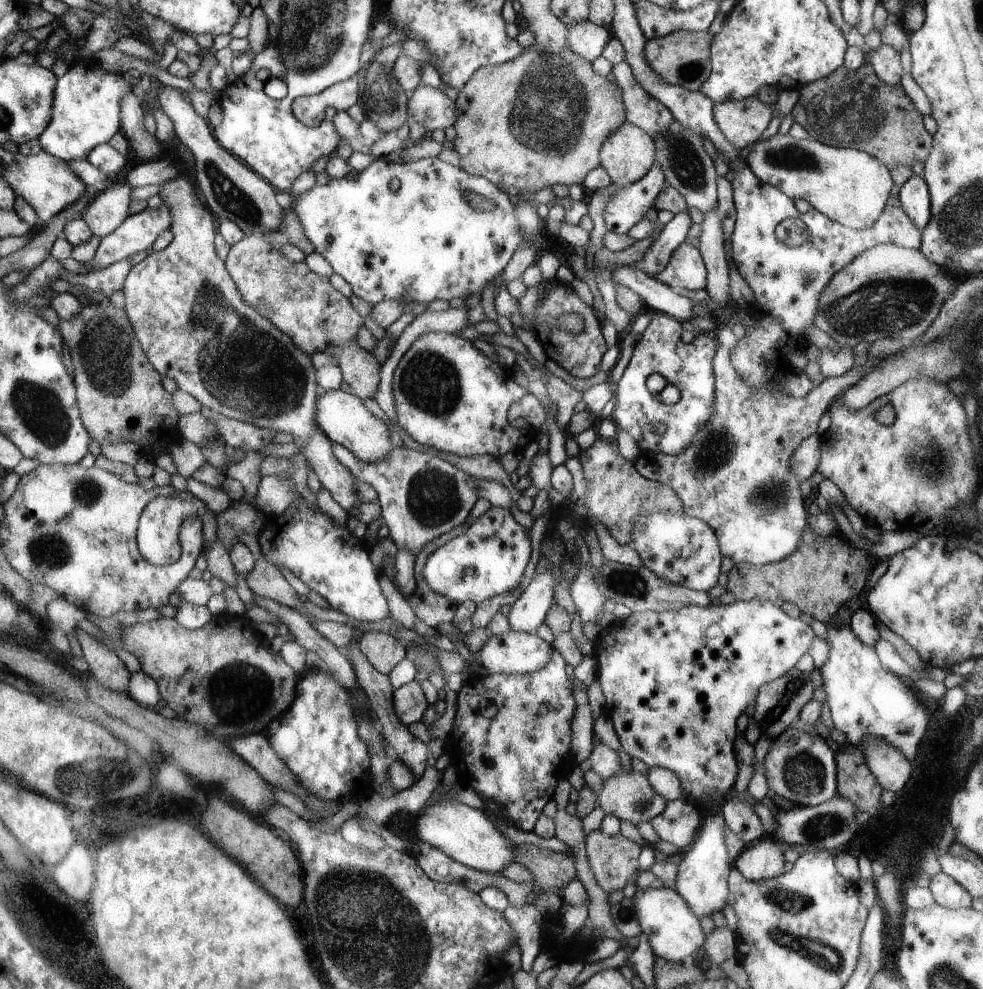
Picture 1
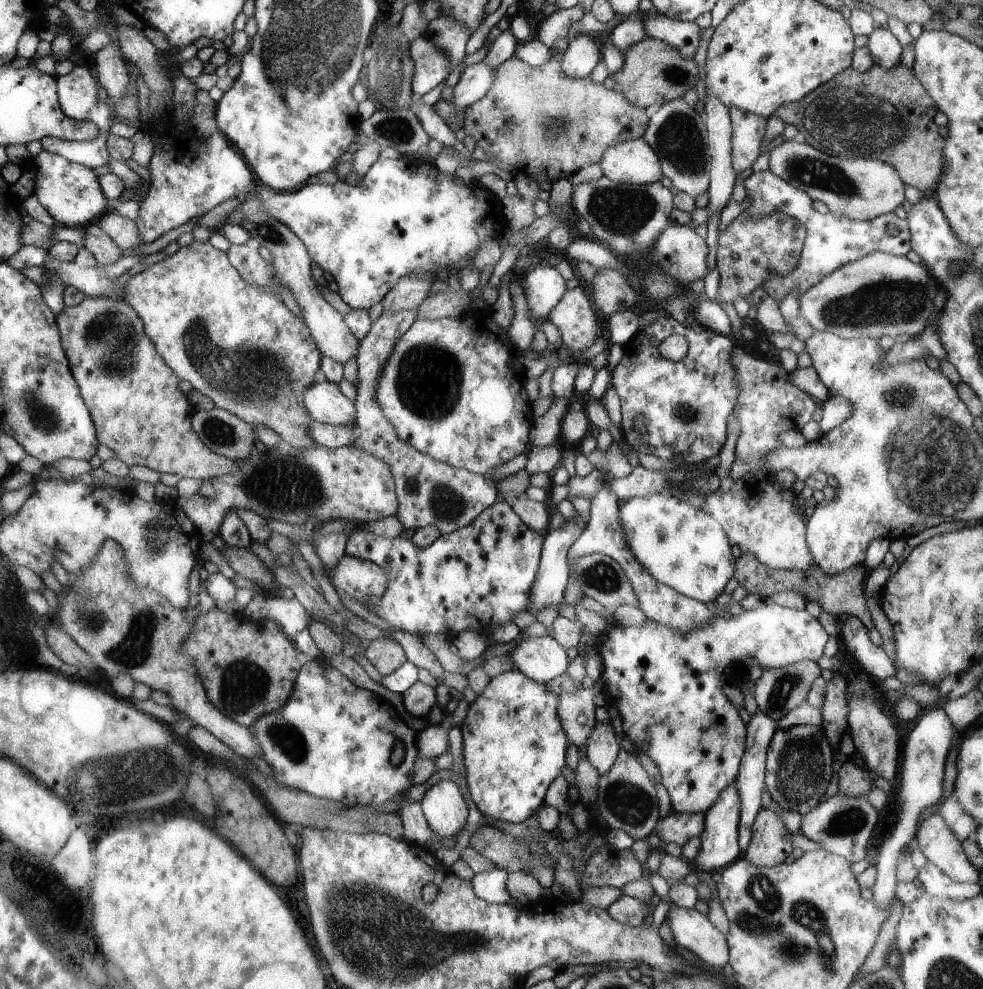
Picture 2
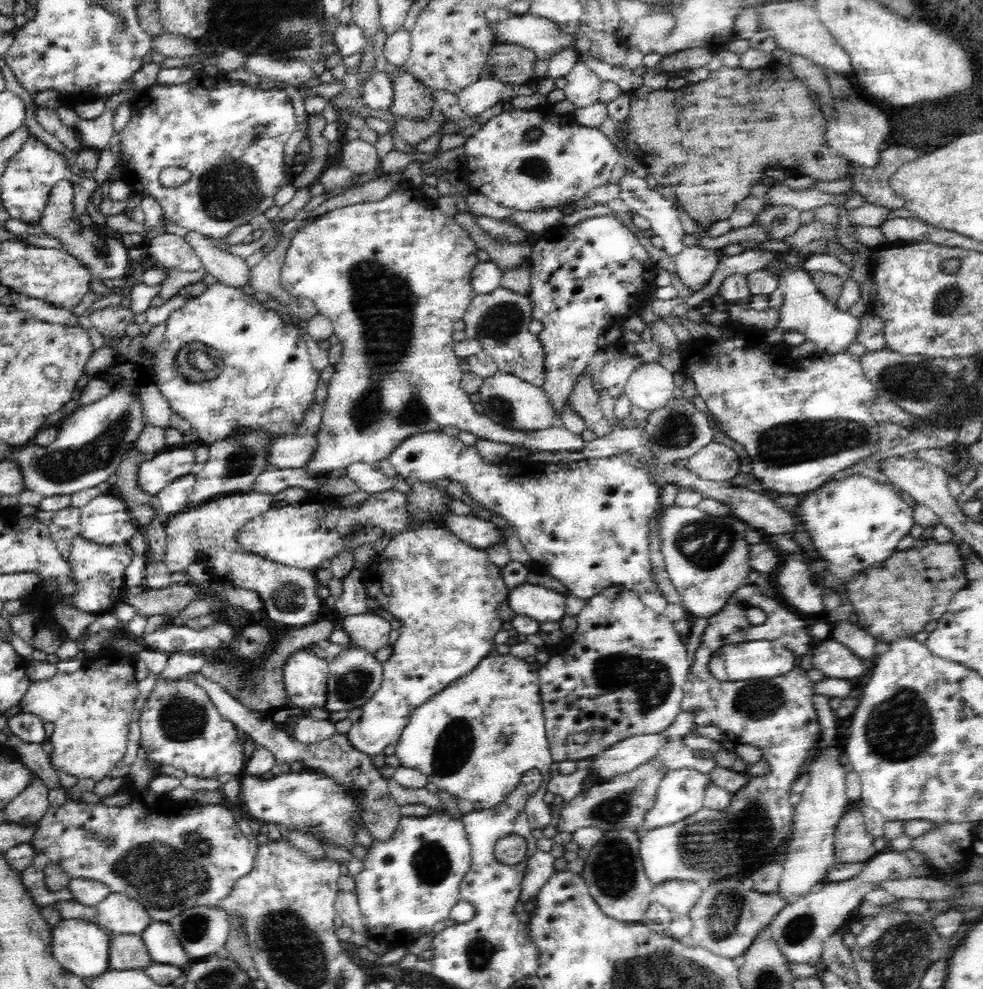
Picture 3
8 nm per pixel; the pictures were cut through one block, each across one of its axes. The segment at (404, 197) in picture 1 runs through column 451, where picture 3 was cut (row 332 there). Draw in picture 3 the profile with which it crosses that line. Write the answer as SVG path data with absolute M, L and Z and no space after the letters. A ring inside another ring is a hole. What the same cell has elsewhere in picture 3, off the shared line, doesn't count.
M220 282L211 284L202 294L189 298L182 308L170 314L163 339L153 354L153 383L168 400L173 412L190 422L198 438L208 446L216 440L230 439L236 434L250 434L251 431L276 437L296 436L298 426L315 402L314 392L321 372L312 367L300 330L292 323L286 324L280 314L266 310L262 305L257 298L244 294L240 288ZM188 342L201 342L222 355L224 368L218 378L192 382L178 371L174 358Z

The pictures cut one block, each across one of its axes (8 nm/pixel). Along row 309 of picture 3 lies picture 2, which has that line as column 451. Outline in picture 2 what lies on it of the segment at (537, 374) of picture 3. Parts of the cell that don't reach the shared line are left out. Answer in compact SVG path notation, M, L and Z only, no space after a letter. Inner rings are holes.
M386 309L379 318L371 323L366 337L359 342L355 360L357 363L358 381L356 384L356 422L360 434L351 445L384 460L392 469L397 486L397 498L400 500L400 511L397 517L405 529L415 531L428 526L436 527L442 533L452 533L473 523L483 511L498 502L497 488L490 476L481 476L465 469L453 468L452 465L434 460L433 457L414 449L397 436L396 430L389 424L388 418L377 404L377 387L385 363L393 354L396 342L410 329L417 320L417 309Z

